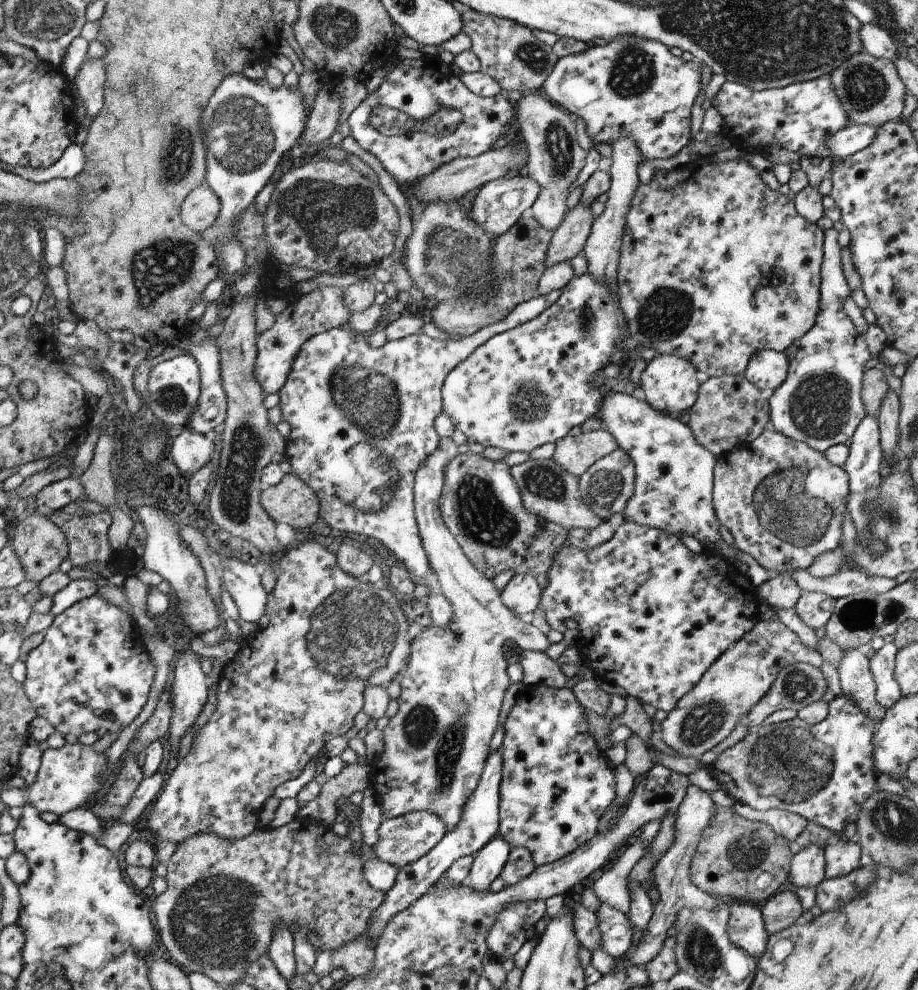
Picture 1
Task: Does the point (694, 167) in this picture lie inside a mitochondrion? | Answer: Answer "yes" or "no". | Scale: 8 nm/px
no

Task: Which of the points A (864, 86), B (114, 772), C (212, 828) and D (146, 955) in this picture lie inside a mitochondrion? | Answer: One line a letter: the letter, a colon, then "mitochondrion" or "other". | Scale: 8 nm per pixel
A: mitochondrion
B: other
C: other
D: other

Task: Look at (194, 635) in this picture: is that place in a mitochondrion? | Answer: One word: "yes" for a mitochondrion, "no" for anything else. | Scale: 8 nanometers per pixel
no

